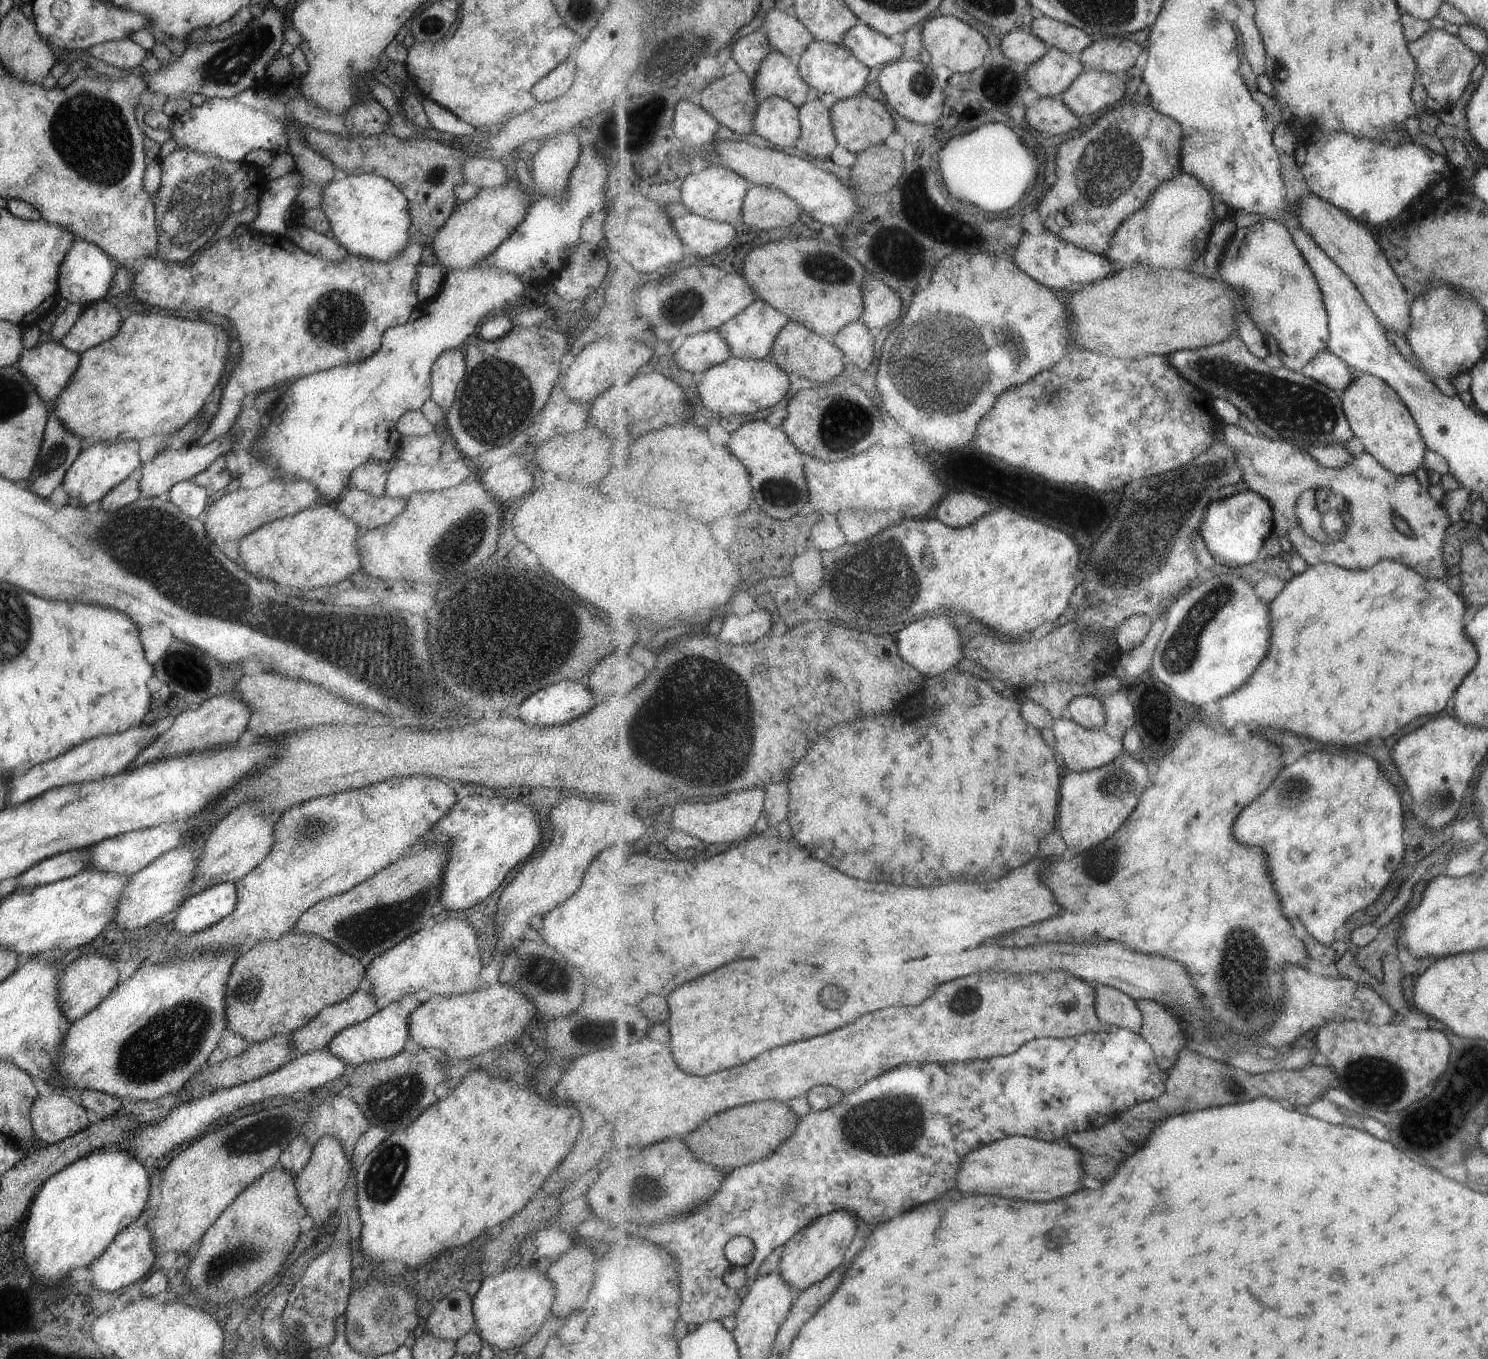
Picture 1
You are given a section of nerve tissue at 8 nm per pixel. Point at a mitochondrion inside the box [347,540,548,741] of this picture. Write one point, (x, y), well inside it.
(443, 635)

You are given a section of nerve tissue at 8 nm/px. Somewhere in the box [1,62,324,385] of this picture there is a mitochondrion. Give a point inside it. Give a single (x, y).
(91, 137)

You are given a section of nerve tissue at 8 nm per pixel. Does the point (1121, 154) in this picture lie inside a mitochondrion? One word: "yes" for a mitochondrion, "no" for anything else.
yes

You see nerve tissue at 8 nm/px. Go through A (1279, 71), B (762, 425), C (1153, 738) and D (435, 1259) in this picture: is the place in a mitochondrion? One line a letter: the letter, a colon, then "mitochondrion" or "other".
A: mitochondrion
B: other
C: other
D: other

